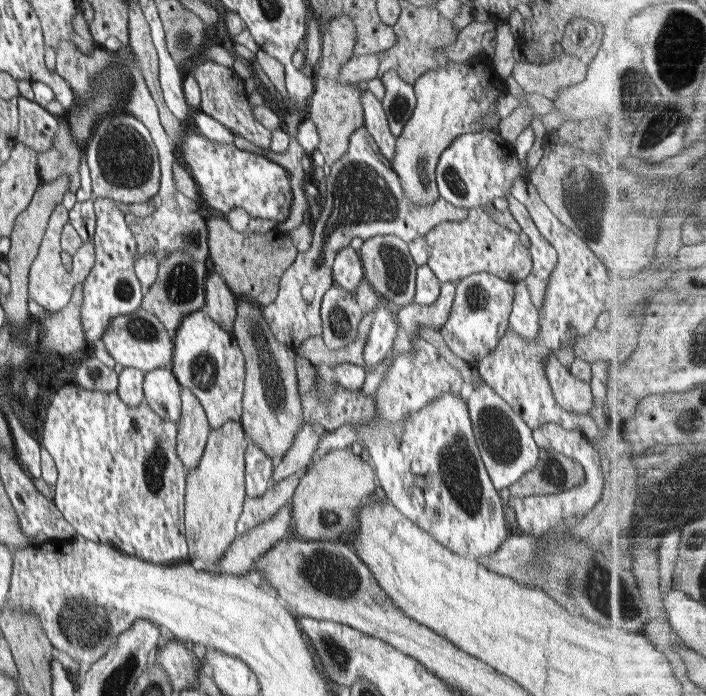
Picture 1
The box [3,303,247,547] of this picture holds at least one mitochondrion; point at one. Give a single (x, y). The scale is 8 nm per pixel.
(154, 463)

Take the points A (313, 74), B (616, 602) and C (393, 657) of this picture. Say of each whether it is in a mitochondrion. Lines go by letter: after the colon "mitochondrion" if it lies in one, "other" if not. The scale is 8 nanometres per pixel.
A: other
B: mitochondrion
C: other

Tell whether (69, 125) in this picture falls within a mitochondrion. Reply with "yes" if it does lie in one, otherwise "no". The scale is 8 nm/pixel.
no

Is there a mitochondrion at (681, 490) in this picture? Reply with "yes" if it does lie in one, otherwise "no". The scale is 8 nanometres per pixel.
yes

